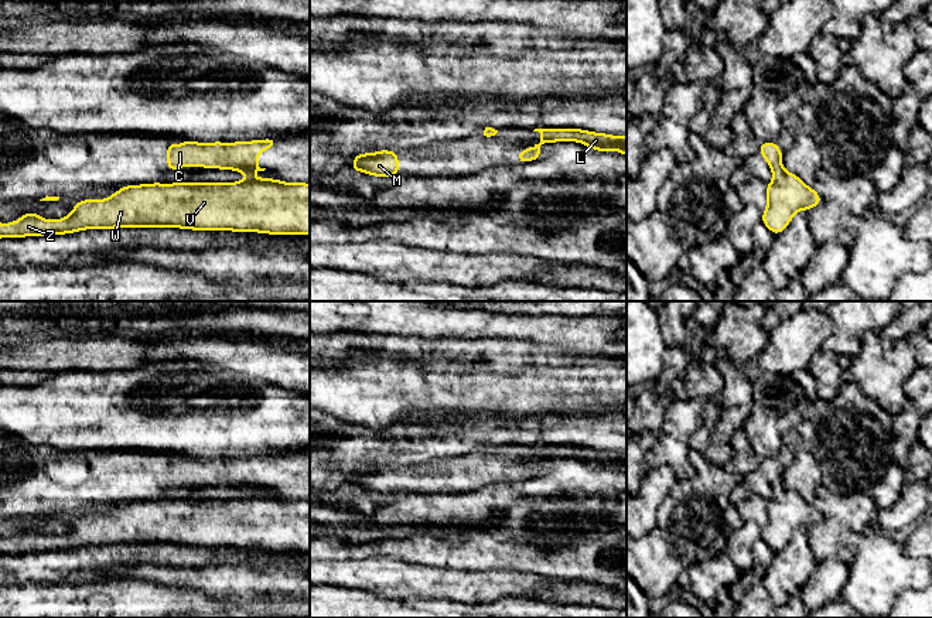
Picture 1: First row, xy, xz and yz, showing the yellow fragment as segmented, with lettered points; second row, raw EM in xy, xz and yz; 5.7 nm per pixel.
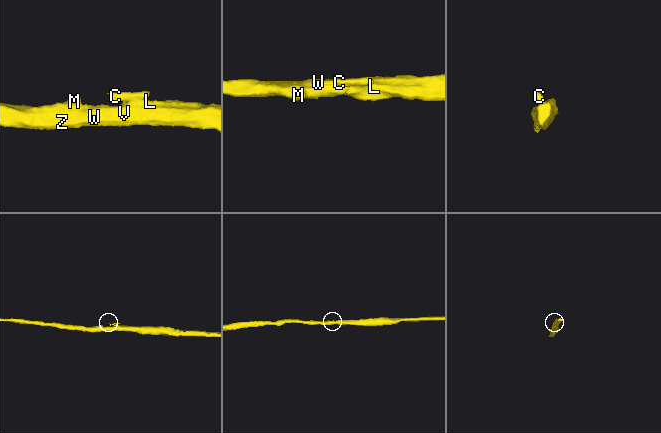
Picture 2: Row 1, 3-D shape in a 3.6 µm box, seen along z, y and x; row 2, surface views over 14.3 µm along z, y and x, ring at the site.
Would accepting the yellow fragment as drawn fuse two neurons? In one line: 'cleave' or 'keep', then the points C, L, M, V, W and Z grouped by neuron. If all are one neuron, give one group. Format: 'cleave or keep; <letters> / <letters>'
keep; C L M V W Z

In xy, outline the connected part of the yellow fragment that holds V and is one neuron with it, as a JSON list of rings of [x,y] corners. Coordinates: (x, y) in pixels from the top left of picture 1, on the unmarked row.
[[[243,495],[235,499],[124,502],[105,516],[78,518],[61,536],[24,529],[17,537],[0,539],[0,556],[116,544],[310,553],[310,501]]]

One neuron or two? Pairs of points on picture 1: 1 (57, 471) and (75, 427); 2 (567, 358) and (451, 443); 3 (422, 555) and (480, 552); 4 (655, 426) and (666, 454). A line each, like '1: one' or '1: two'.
1: two
2: two
3: one
4: two

